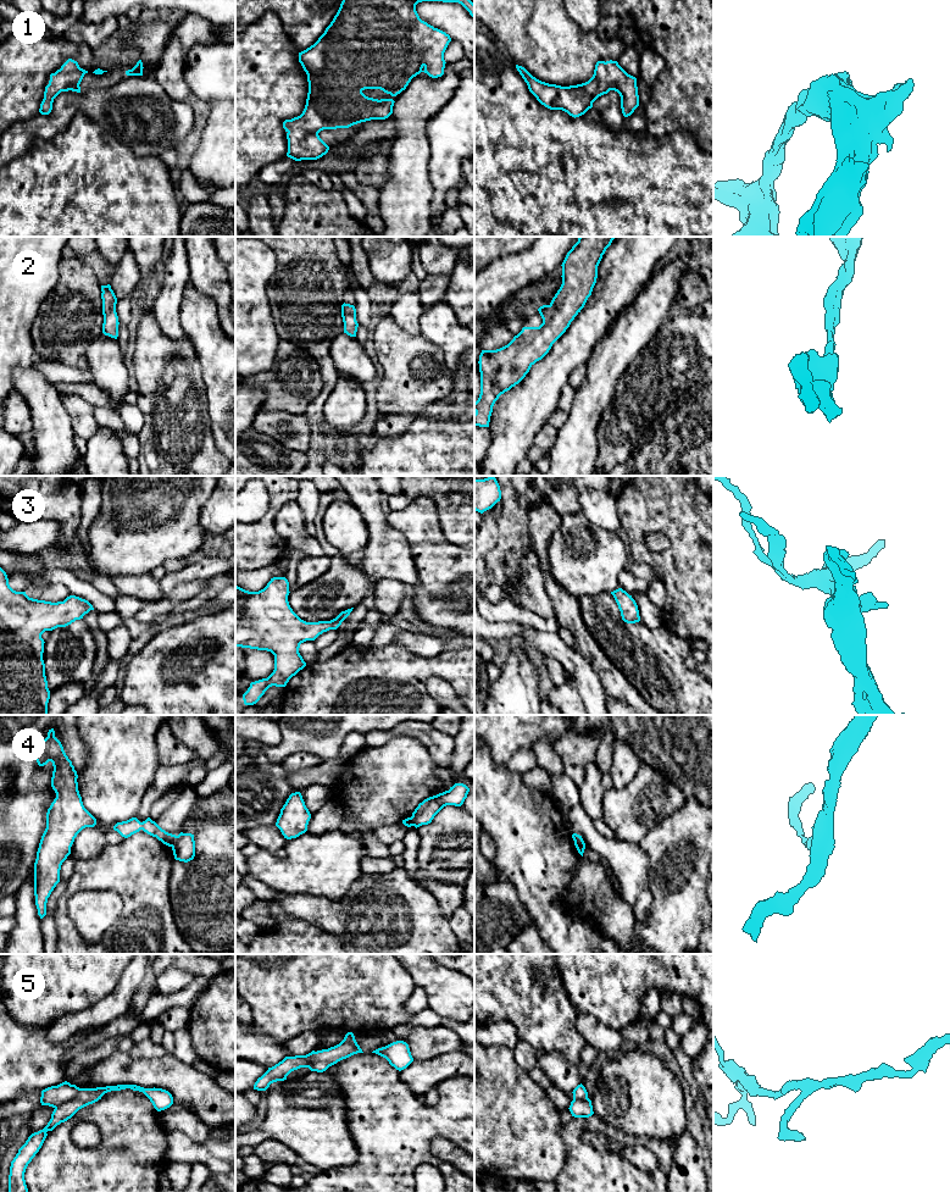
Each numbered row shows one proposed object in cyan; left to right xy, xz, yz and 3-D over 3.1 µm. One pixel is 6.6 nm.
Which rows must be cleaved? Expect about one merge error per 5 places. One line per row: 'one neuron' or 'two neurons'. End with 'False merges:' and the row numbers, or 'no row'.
1: one neuron
2: one neuron
3: one neuron
4: two neurons
5: two neurons
False merges: 4, 5

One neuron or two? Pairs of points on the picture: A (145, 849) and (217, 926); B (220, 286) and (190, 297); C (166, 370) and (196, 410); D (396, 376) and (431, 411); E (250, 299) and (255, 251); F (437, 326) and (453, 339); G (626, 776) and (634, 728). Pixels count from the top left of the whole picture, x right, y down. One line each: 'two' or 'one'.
A: two
B: two
C: one
D: two
E: one
F: one
G: two

